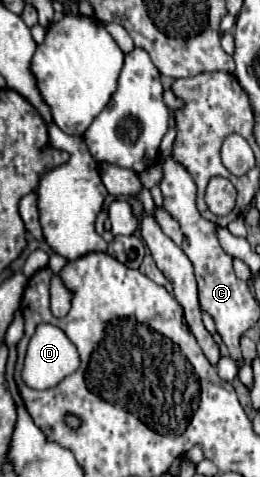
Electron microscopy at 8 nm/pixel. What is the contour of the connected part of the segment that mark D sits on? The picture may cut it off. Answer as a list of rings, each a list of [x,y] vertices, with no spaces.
[[[41,323],[35,329],[35,335],[29,341],[27,355],[25,355],[25,365],[23,365],[23,381],[31,389],[51,389],[59,385],[67,375],[75,373],[79,369],[79,353],[75,345],[69,341],[69,337],[55,325],[51,323]]]

